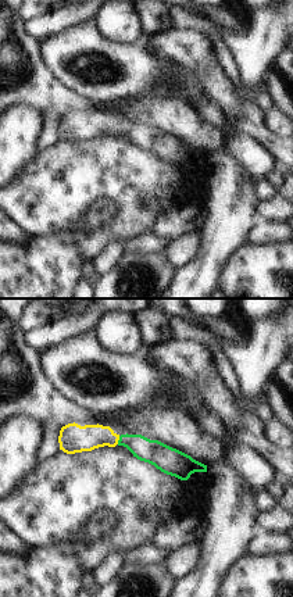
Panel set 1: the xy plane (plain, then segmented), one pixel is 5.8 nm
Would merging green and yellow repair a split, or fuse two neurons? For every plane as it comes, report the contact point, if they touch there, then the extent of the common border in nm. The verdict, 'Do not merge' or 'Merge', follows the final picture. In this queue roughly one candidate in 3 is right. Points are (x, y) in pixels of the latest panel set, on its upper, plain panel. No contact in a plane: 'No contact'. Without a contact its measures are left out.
Touches green at (118, 129). Shared border 50 nm.

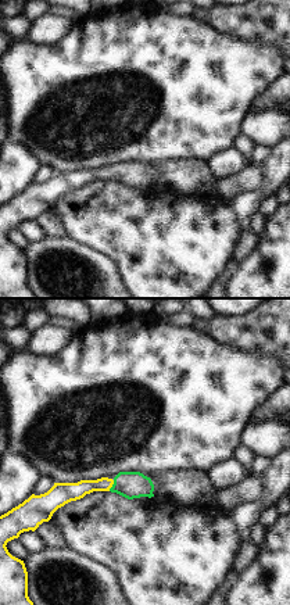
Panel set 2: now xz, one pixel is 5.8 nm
Touches green at (113, 175). Shared border 70 nm.

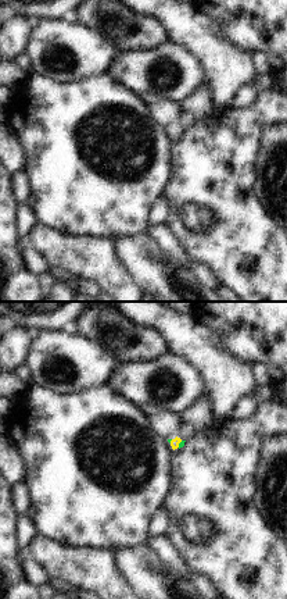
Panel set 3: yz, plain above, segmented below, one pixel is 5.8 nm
Touches green at (179, 132). Shared border 50 nm.

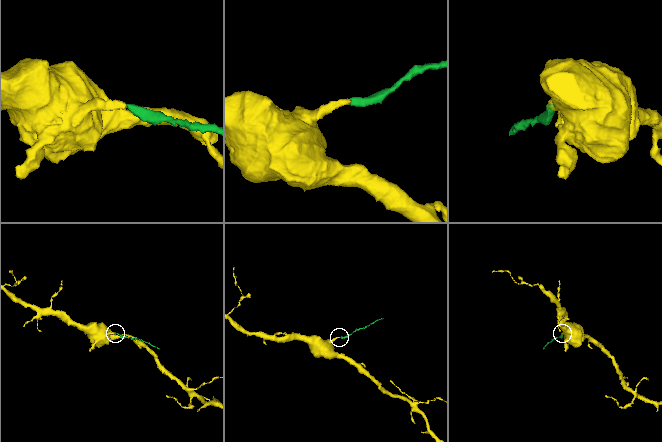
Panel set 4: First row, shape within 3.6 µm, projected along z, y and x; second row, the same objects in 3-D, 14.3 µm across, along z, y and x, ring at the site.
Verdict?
Merge.

